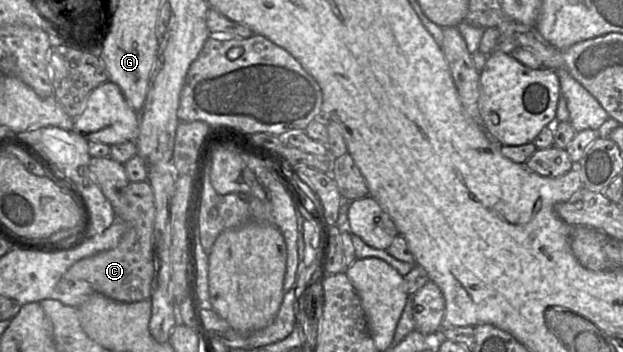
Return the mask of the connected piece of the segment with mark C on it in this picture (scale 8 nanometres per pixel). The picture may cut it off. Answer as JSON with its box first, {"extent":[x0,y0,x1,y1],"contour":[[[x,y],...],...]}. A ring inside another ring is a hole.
{"extent":[57,182,155,303],"contour":[[[130,182],[125,188],[125,213],[121,219],[127,222],[127,231],[116,247],[83,258],[72,265],[57,284],[57,290],[65,282],[87,281],[95,292],[112,300],[132,303],[150,299],[152,295],[153,226],[155,219],[154,193],[149,182]]]}

